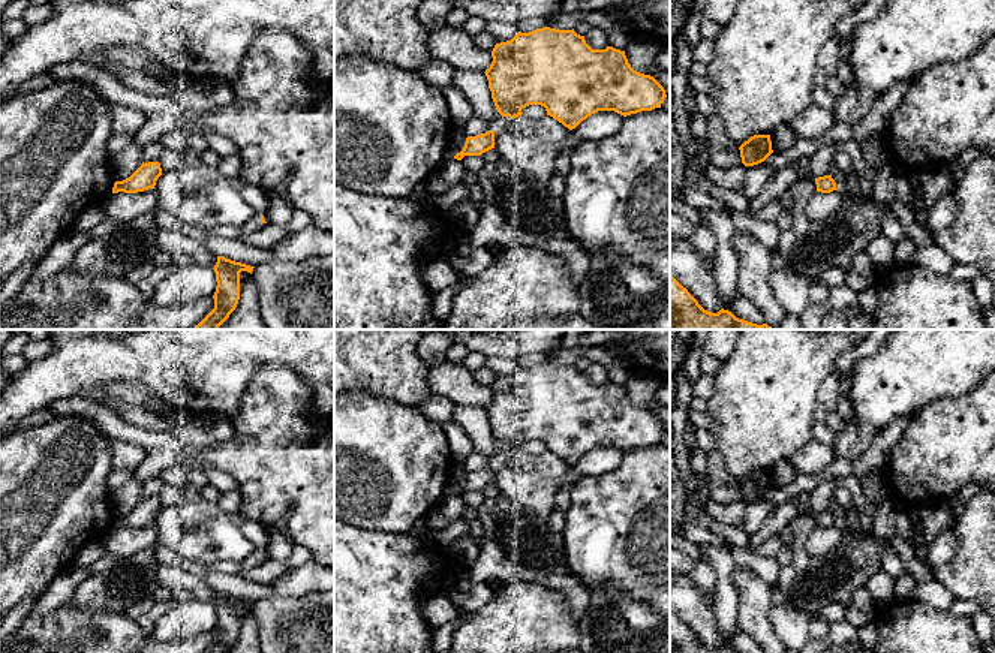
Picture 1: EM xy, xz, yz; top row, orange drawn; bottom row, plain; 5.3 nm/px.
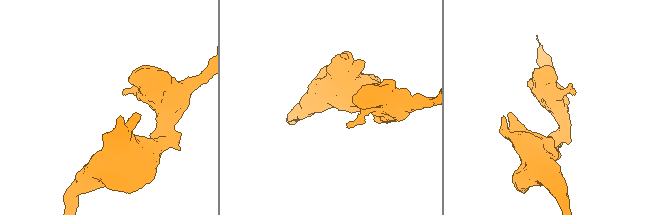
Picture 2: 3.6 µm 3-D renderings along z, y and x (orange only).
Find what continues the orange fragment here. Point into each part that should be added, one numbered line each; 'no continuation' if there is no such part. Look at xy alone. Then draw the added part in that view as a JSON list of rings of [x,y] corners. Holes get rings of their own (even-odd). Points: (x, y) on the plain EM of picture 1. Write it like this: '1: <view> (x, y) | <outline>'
no continuation

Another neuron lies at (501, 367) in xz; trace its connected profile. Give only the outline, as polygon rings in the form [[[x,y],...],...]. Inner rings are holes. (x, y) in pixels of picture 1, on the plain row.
[[[487,358],[486,367],[496,379],[511,376],[518,368],[515,359],[511,358]]]

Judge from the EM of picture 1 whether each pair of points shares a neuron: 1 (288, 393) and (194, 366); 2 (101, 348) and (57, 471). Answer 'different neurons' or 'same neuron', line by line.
1: different neurons
2: different neurons

